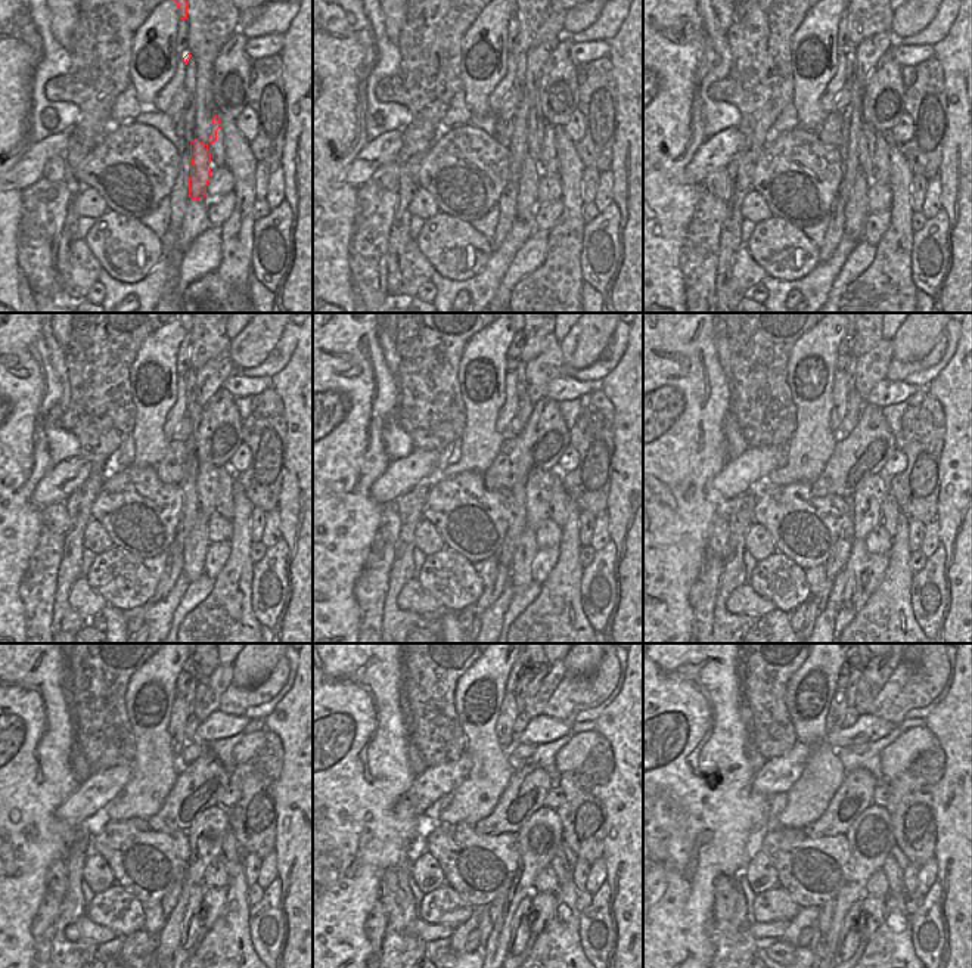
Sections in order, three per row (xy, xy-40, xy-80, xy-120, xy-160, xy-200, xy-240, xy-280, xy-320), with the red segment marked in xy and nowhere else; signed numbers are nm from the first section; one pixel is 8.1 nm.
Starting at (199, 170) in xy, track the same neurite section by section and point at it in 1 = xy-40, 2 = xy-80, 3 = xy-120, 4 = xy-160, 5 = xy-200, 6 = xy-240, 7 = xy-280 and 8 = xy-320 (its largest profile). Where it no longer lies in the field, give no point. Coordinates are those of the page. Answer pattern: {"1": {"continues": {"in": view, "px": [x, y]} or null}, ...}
{"1": {"continues": {"in": "xy-40", "px": [531, 171]}}, "2": {"continues": {"in": "xy-80", "px": [856, 211]}}, "3": {"continues": {"in": "xy-120", "px": [195, 546]}}, "4": {"continues": {"in": "xy-160", "px": [525, 552]}}, "5": {"continues": {"in": "xy-200", "px": [853, 589]}}, "6": {"continues": {"in": "xy-240", "px": [192, 922]}}, "7": {"continues": {"in": "xy-280", "px": [519, 934]}}, "8": {"continues": {"in": "xy-320", "px": [848, 939]}}}

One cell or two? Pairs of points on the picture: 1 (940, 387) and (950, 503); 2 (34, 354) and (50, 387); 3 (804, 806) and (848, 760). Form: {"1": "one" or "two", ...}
{"1": "one", "2": "one", "3": "two"}

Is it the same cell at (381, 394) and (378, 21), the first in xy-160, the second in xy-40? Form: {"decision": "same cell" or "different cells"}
{"decision": "different cells"}

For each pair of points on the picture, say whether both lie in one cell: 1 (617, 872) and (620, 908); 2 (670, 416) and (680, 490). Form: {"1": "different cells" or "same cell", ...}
{"1": "same cell", "2": "same cell"}

